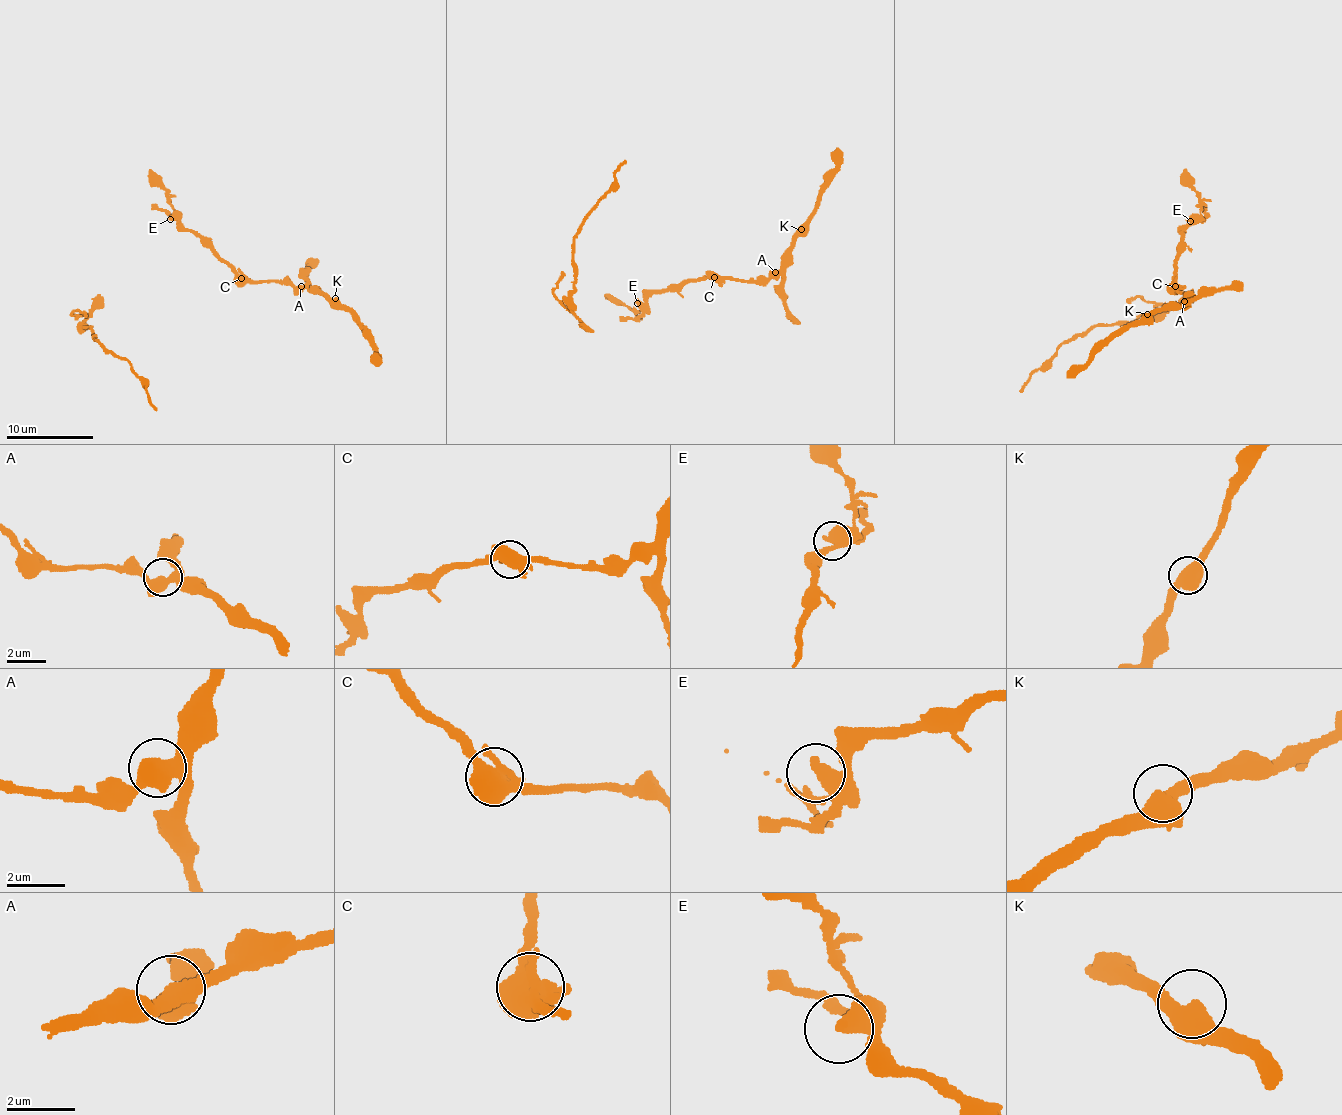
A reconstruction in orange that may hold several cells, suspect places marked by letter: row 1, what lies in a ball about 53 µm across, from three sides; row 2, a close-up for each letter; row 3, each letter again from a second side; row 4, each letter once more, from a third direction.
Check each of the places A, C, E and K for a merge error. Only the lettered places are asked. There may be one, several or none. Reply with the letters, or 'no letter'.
no letter

